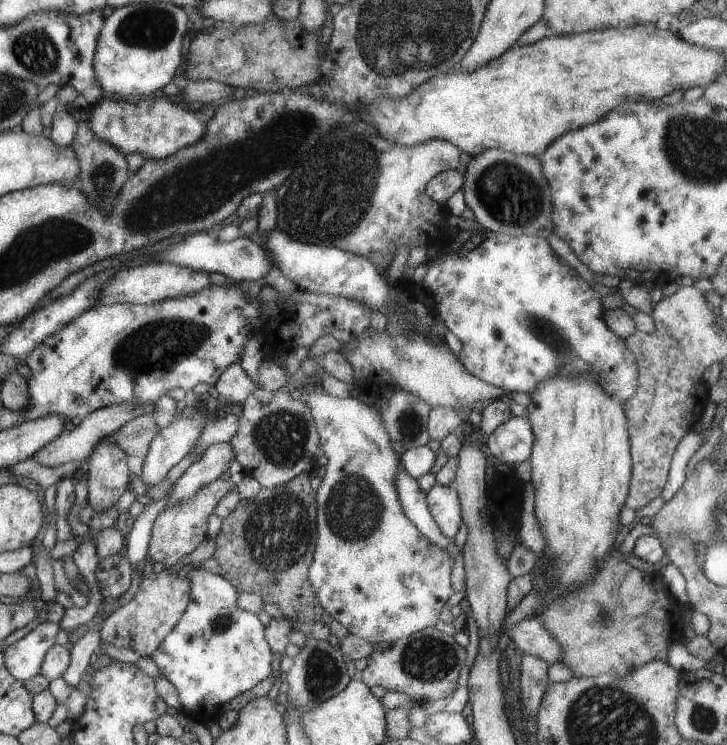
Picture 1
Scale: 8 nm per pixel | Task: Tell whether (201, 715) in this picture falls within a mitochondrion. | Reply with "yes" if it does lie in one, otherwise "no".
no

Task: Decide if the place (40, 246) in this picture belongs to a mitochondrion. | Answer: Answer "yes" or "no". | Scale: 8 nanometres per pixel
yes

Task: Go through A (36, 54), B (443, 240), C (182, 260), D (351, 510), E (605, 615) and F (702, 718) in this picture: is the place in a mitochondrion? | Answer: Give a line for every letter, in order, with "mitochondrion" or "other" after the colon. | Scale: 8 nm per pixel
A: mitochondrion
B: other
C: other
D: mitochondrion
E: mitochondrion
F: mitochondrion

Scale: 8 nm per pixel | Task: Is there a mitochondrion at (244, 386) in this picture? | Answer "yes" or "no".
no

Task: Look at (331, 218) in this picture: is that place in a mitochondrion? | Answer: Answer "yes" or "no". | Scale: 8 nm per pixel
yes

